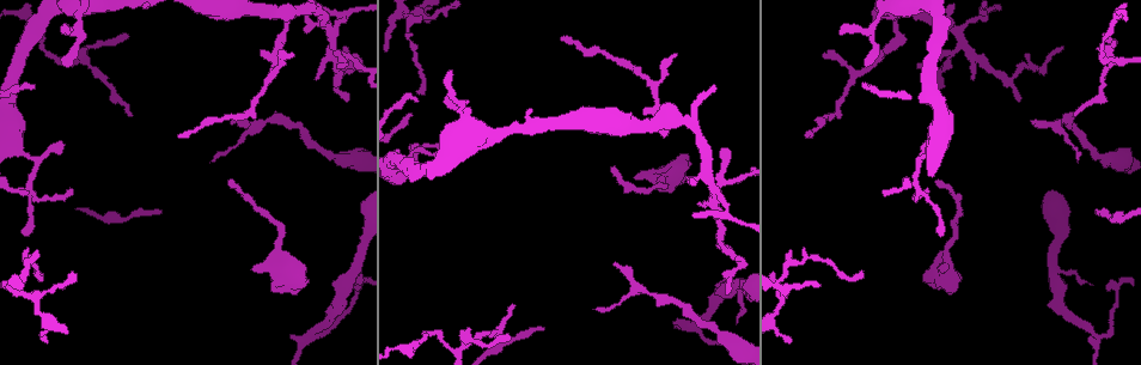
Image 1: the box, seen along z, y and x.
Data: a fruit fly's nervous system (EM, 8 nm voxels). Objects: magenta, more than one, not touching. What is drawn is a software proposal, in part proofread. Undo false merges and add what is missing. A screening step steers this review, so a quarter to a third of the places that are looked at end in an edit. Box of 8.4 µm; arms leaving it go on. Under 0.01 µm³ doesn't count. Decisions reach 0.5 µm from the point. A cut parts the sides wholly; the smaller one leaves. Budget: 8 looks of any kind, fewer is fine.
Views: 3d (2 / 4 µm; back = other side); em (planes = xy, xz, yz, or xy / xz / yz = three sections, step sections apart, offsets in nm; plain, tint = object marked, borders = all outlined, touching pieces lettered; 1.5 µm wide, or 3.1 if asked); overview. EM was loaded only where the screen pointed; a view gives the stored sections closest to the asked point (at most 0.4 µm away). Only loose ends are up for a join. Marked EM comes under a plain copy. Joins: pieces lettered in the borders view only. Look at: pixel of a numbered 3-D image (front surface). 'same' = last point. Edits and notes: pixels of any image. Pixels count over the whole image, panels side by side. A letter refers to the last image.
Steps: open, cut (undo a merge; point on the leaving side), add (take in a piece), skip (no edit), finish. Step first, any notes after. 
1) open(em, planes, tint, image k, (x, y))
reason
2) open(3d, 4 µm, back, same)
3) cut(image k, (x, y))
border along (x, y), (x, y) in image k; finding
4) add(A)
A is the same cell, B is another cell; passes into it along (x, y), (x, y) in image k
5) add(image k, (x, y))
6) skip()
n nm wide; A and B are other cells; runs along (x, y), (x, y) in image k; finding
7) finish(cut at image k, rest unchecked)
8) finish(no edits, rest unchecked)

open(em, yz, step 8, tint, image 1, (1106, 159))
sudden change in width

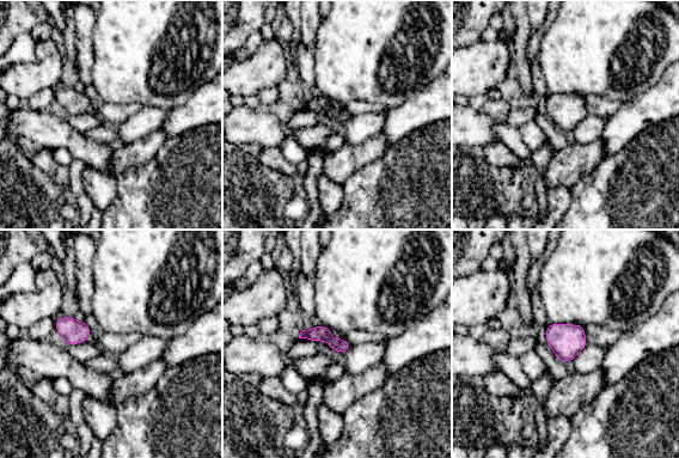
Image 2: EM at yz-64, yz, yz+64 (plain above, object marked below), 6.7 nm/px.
open(em, planes, borders, same)
cut it another way

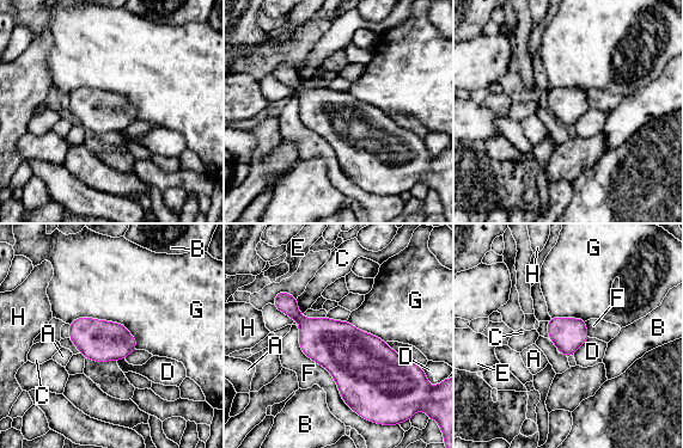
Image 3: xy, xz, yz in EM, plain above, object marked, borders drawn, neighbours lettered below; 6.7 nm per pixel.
skip()
A, B, C, D, E, F, G and H are other cells; border along (589, 337), (573, 354) in image 3; all the same neuron

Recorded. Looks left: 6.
open(3d, 4 µm, back, image 1, (131, 114))
thin end

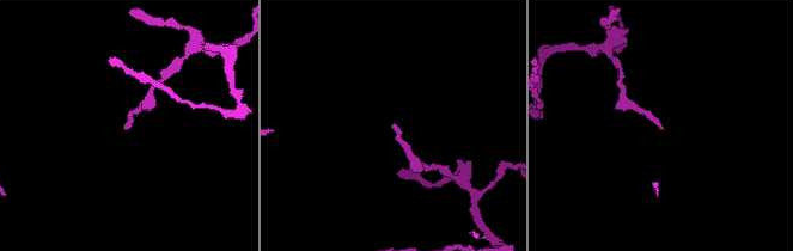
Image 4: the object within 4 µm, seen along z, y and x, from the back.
open(em, planes, borders, image 4, (395, 128))

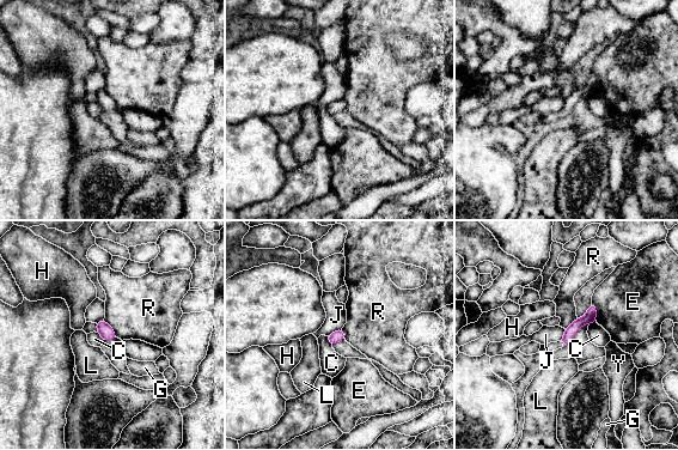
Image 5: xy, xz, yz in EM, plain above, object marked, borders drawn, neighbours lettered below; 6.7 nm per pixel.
skip()
80 nm wide; C, E, G, H, J, L, R and Y are other cells; runs along (592, 308), (564, 341) in image 5; no lettered piece goes on from it

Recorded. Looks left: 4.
open(3d, 4 µm, image 1, (122, 36))
thin end

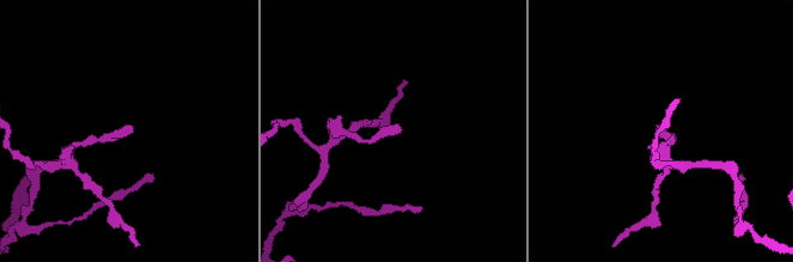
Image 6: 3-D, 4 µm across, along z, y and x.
open(em, xz, step 8, tint, image 6, (655, 124))

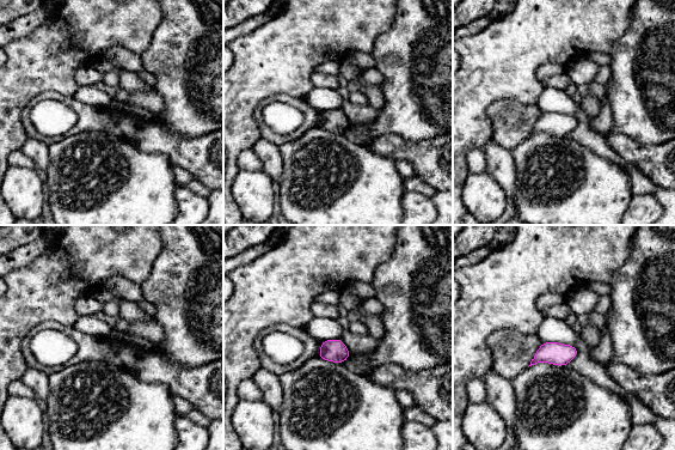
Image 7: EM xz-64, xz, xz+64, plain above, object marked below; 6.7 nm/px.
open(em, yz, step 4, borders, same)
another direction

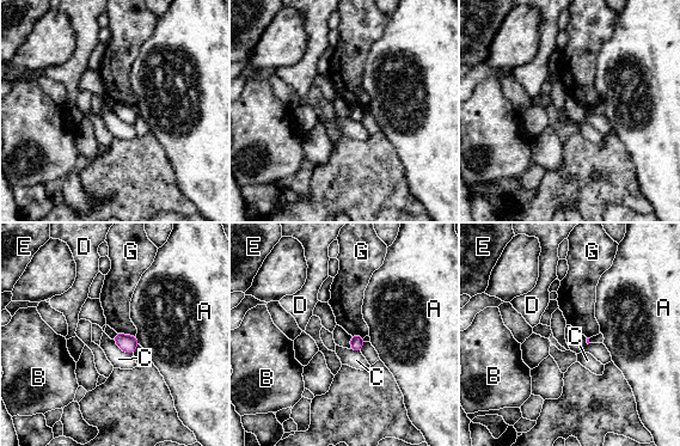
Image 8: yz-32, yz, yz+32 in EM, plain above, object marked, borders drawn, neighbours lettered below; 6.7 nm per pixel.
skip()
A, B, C, D, E and G are other cells; border along (116, 331), (135, 335) in image 8; no lettered piece goes on from it

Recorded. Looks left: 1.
finish(no edits, rest unchecked)

